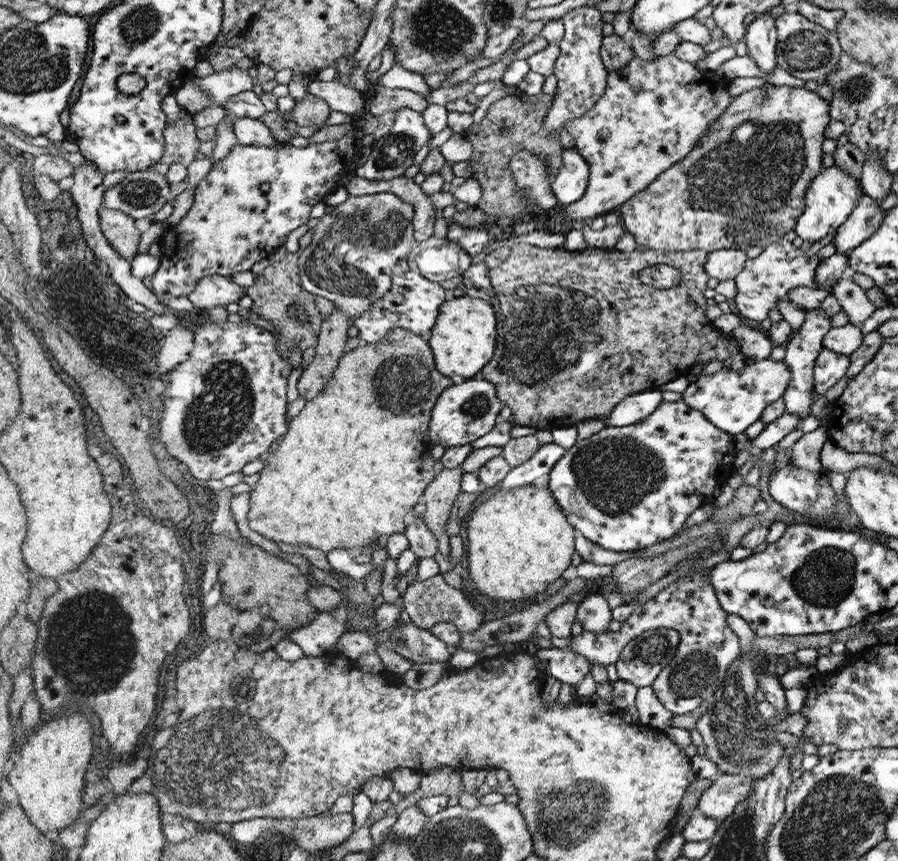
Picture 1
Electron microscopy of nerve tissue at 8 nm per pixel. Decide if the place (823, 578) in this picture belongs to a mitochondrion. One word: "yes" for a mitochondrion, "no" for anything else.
yes

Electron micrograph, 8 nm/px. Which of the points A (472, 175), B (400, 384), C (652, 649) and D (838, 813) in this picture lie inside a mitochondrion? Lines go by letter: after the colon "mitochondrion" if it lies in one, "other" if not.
A: other
B: mitochondrion
C: mitochondrion
D: mitochondrion

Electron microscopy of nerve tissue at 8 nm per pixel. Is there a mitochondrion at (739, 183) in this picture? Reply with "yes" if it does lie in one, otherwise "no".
yes

